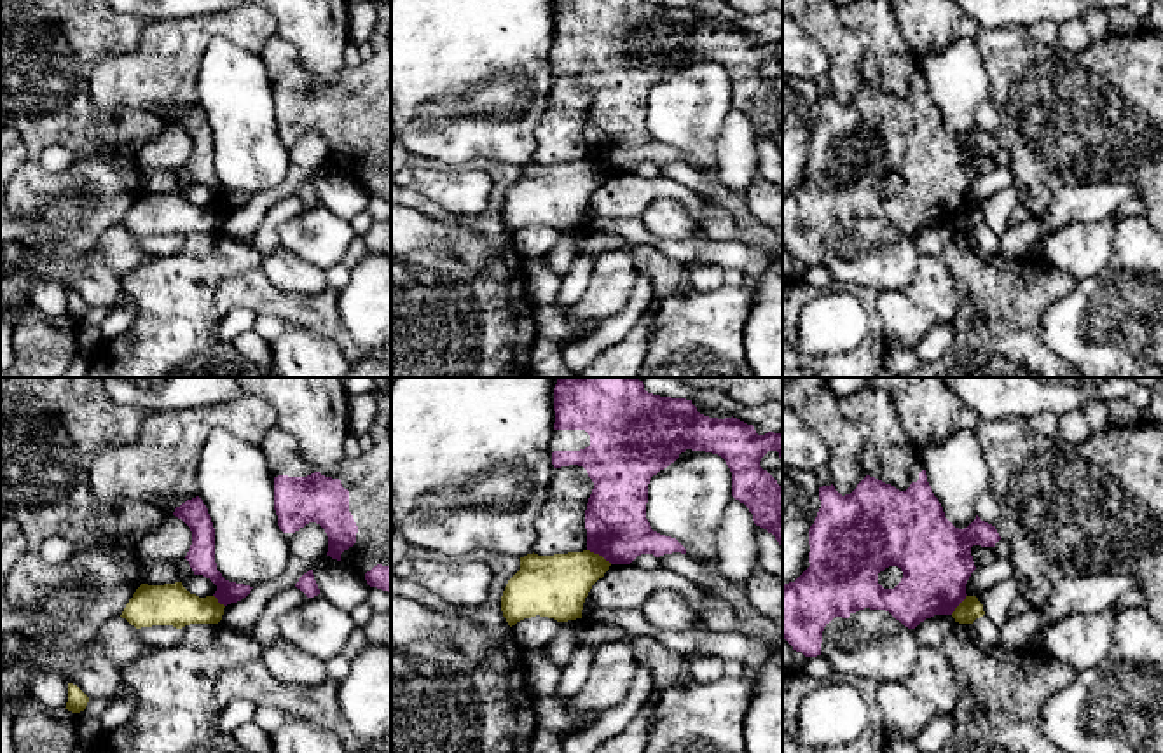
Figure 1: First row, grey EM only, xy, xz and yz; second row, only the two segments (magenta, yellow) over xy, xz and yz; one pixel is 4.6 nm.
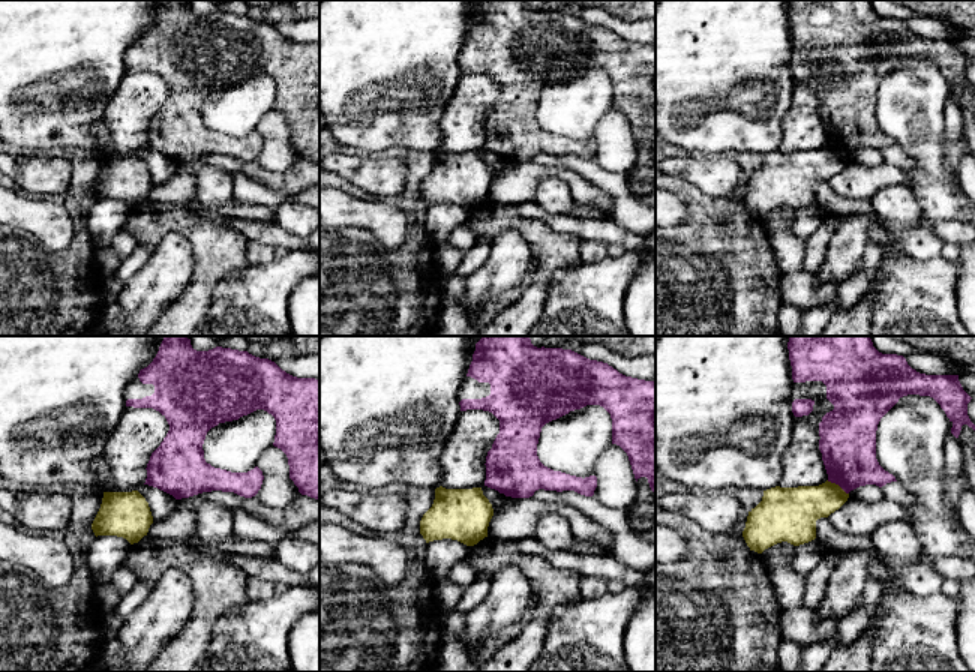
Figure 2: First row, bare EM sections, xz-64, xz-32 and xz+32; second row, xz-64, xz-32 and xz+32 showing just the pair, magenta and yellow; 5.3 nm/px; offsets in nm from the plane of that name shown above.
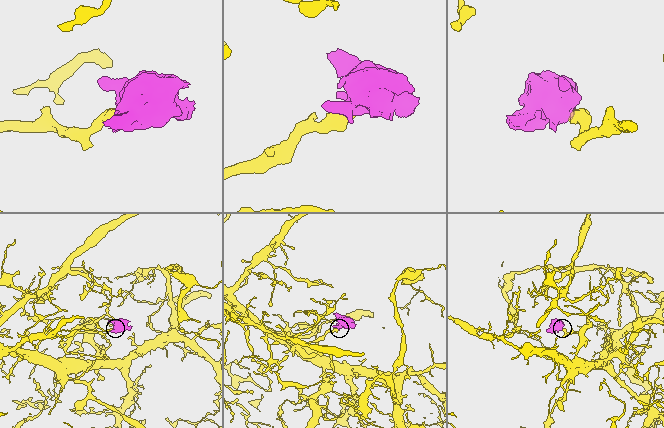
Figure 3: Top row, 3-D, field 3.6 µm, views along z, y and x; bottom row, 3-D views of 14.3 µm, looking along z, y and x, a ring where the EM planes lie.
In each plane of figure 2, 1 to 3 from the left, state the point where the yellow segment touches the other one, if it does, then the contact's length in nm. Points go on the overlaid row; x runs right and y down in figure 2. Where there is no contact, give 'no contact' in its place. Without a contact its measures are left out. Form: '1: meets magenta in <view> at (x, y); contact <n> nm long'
1: no contact
2: no contact
3: meets magenta in xz+32 at (837, 483); contact 140 nm long

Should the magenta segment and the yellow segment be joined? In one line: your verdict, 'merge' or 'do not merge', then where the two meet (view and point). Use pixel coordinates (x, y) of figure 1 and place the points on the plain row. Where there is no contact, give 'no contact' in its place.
do not merge | xz (599, 163)

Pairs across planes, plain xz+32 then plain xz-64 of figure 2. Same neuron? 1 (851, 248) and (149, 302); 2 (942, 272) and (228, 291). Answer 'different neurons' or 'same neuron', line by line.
1: same neuron
2: same neuron

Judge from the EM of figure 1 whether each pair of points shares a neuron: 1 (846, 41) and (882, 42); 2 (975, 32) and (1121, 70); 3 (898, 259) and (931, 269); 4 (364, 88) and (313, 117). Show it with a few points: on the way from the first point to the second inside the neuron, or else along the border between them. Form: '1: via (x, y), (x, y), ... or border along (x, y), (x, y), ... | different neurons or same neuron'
1: border along (839, 18), (865, 41), (861, 74), (867, 82) | different neurons
2: via (1011, 60), (1038, 86), (1085, 86) | same neuron
3: border along (921, 254), (914, 276), (900, 290) | different neurons
4: via (351, 100), (339, 112), (325, 112) | same neuron

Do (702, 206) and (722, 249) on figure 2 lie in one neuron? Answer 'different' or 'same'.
same

